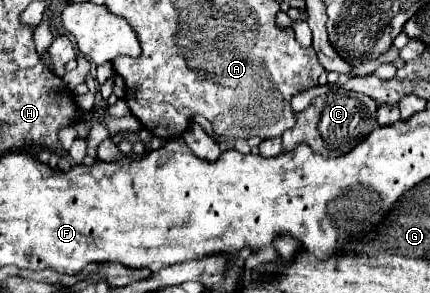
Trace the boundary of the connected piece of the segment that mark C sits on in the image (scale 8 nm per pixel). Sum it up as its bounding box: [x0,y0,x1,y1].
[283,88,377,156]

